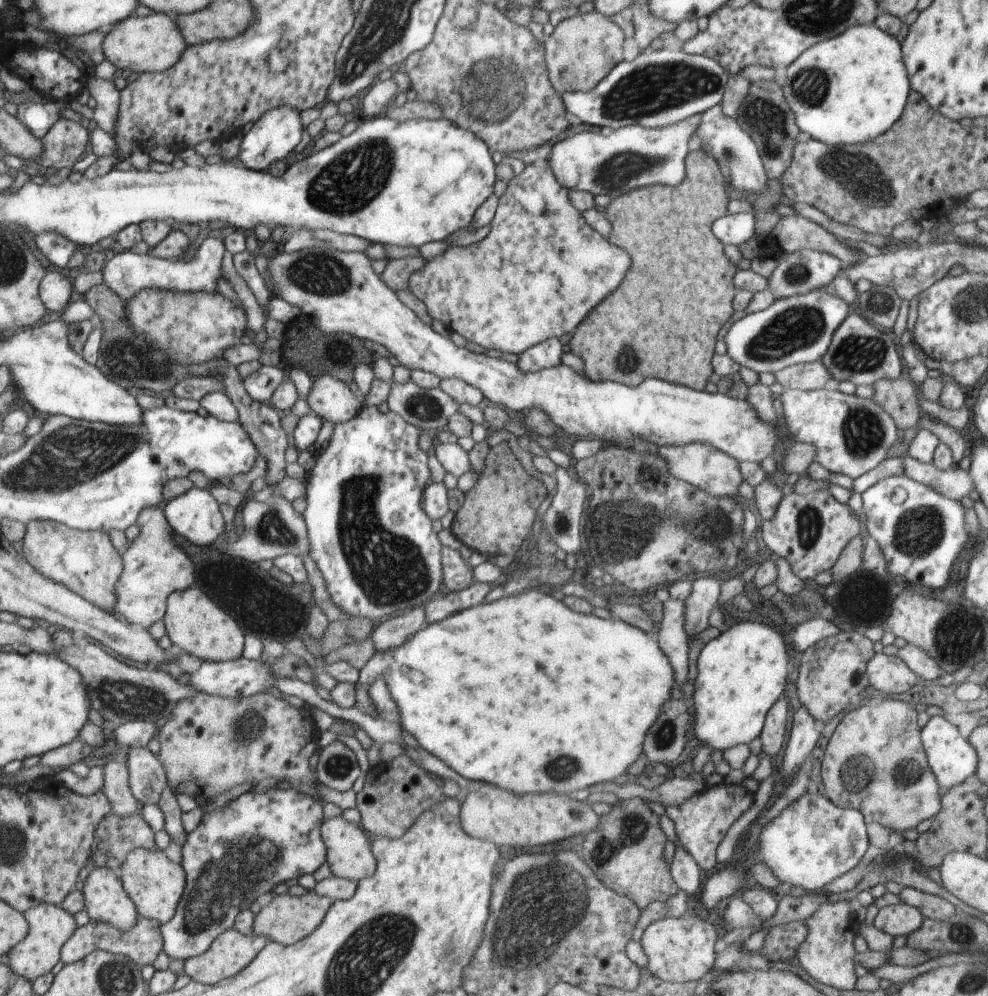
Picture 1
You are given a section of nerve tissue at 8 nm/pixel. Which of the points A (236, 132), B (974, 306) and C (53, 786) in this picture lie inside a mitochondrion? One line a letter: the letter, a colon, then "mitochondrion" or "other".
A: other
B: mitochondrion
C: other

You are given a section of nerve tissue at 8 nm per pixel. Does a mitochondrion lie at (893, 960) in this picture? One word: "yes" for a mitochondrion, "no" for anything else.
no

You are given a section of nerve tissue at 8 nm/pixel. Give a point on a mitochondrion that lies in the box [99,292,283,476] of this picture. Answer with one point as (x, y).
(126, 358)

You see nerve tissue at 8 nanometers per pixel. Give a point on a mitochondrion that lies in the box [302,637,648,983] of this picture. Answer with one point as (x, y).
(542, 899)

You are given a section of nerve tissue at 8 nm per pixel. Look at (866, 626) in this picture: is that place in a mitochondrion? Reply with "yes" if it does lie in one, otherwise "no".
no

